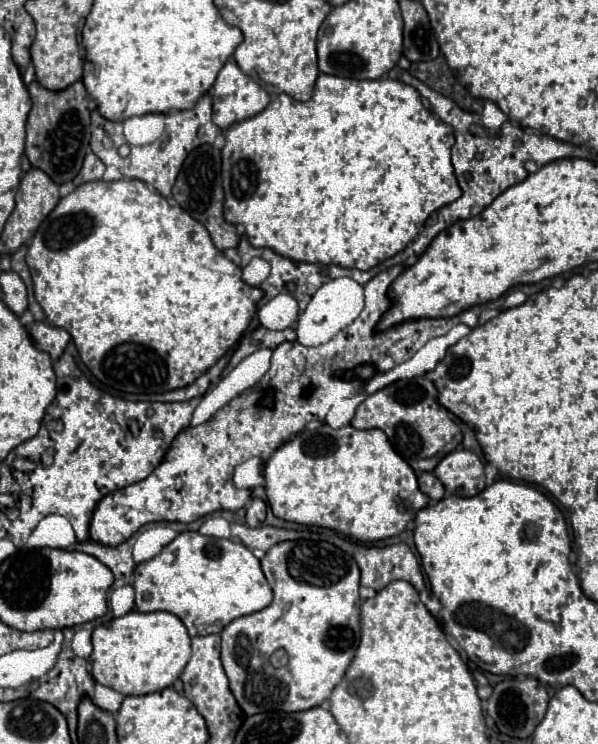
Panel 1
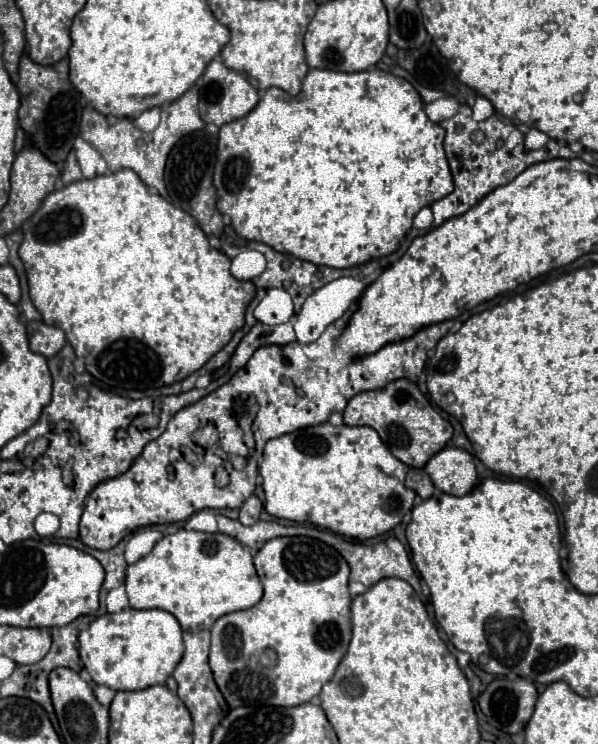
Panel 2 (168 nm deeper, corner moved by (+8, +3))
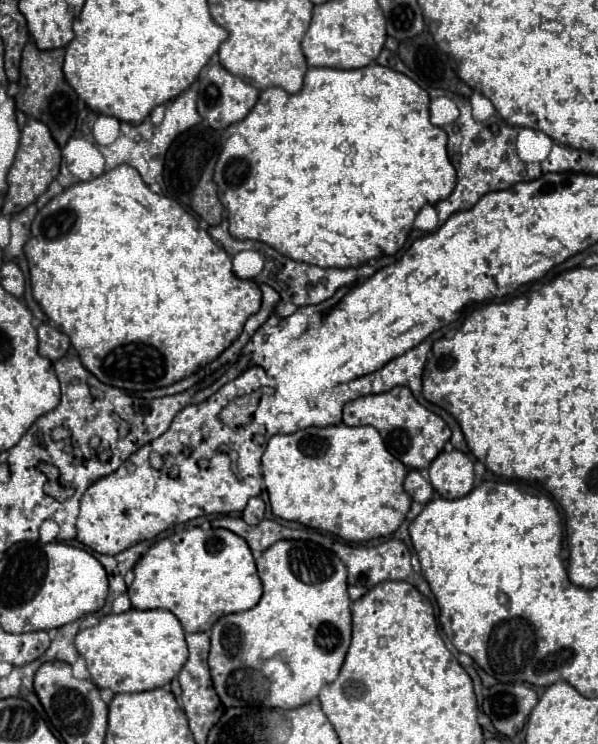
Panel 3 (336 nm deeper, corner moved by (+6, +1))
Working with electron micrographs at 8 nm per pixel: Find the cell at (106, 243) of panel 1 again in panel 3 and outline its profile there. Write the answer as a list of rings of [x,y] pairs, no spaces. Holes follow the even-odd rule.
[[[121,164],[99,178],[87,180],[87,182],[77,182],[69,188],[65,188],[61,194],[53,196],[35,216],[31,224],[31,238],[25,244],[25,256],[29,260],[29,276],[31,276],[31,288],[33,288],[33,298],[45,312],[45,316],[53,322],[57,330],[63,330],[69,338],[73,348],[77,350],[83,366],[103,384],[121,388],[121,390],[153,390],[153,388],[163,388],[171,386],[203,366],[207,366],[211,360],[215,360],[225,348],[233,344],[233,340],[241,334],[247,318],[255,314],[261,306],[261,290],[253,280],[241,280],[233,274],[231,270],[231,258],[229,254],[217,246],[207,230],[199,228],[199,222],[185,210],[181,208],[175,200],[155,194],[147,188],[147,184],[141,180],[139,172],[133,166]]]

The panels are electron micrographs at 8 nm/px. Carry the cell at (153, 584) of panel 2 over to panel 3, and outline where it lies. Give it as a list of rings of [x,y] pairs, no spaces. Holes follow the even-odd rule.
[[[187,528],[179,534],[173,534],[157,544],[153,544],[143,558],[133,568],[135,580],[129,586],[129,598],[137,610],[155,610],[163,608],[173,612],[185,632],[207,632],[211,626],[227,614],[243,612],[253,608],[261,600],[261,580],[257,574],[255,559],[243,538],[223,528]]]

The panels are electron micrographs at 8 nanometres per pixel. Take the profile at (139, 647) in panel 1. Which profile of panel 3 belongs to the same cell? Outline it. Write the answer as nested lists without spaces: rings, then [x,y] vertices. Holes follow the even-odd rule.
[[[127,610],[123,614],[107,614],[97,626],[85,628],[75,636],[77,652],[87,660],[87,670],[97,688],[109,688],[117,692],[145,692],[169,684],[187,660],[185,630],[181,622],[169,610]]]

